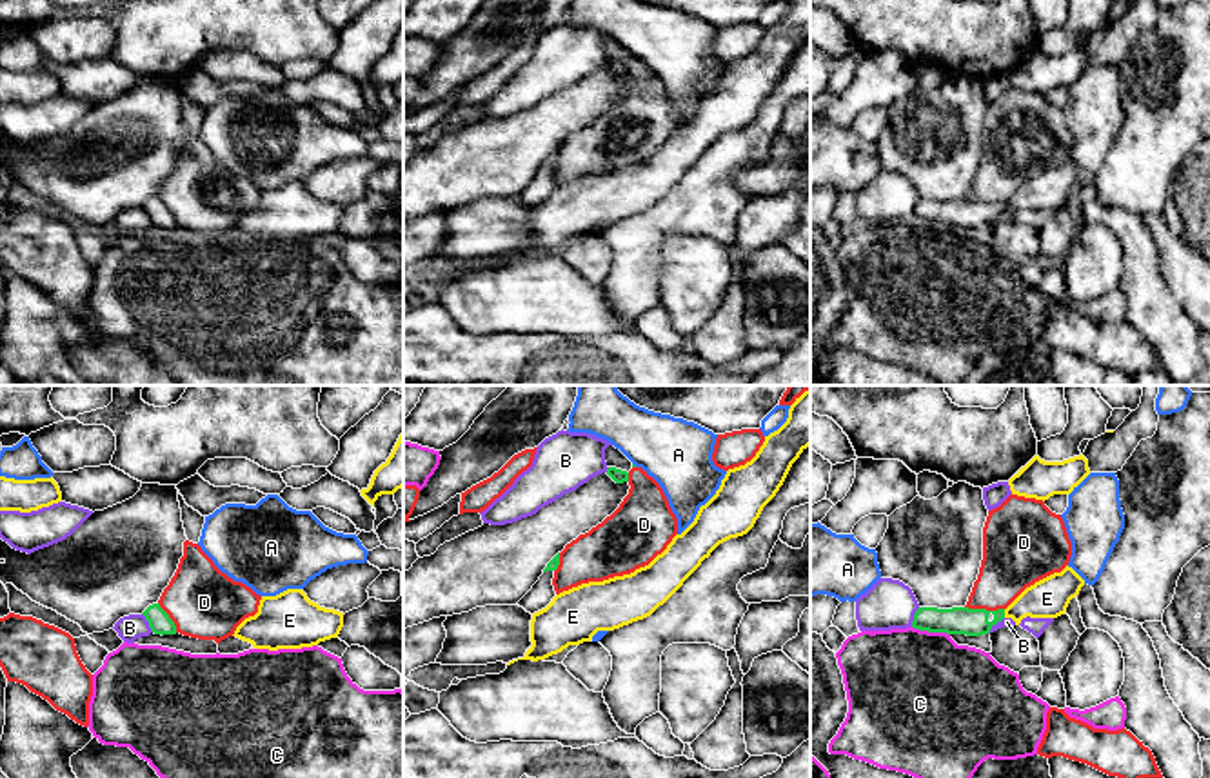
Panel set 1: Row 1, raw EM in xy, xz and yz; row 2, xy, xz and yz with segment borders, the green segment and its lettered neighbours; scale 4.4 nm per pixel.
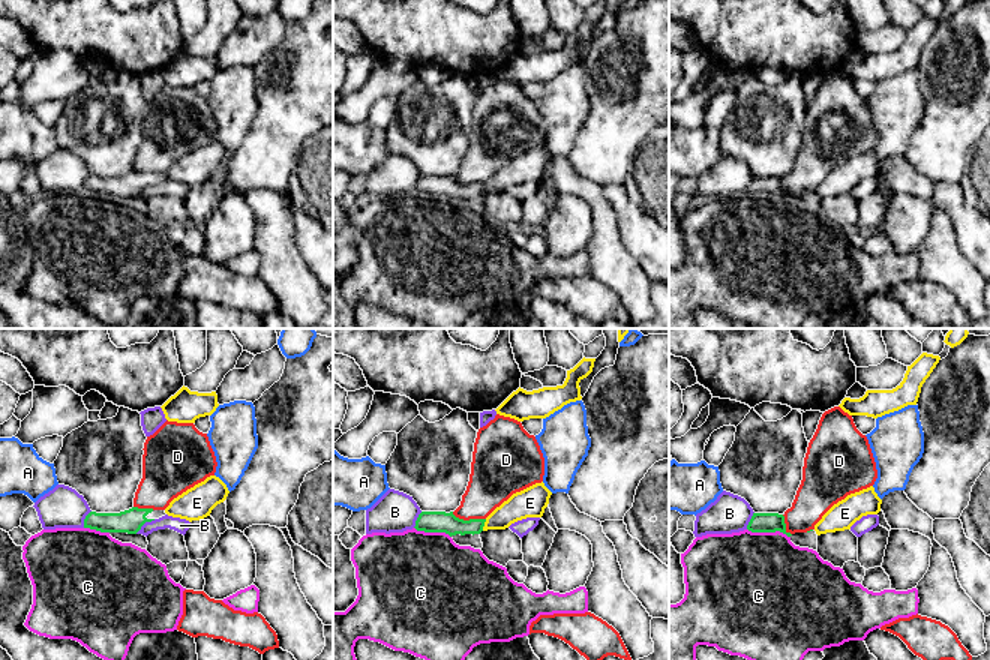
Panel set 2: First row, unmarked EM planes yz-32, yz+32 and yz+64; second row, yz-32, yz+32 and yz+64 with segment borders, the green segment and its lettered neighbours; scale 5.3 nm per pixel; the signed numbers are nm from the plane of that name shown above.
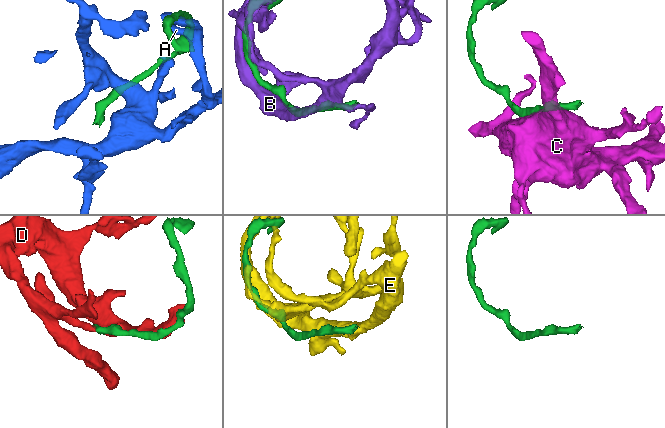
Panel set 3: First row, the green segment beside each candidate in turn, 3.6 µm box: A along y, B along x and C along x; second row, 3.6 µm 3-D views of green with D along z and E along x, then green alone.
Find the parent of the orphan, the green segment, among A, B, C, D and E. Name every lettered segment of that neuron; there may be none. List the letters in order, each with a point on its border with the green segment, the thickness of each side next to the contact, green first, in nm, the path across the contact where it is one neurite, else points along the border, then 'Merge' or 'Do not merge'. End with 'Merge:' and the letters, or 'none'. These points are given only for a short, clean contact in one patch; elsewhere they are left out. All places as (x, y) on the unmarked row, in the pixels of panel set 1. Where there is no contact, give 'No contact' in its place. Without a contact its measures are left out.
A: No contact. Do not merge
B: Touches green at yz (914, 209). Thickness 130 nm (green) against 220 nm. Do not merge
C: Touches green at yz (931, 224). Thickness 130 nm (green) against 500 nm. Do not merge
D: Touches green at yz (985, 202). Thickness 130 nm (green) against 280 nm. Do not merge
E: Touches green at yz (1003, 206). Thickness 130 nm (green) against 180 nm. Do not merge
Merge: none

